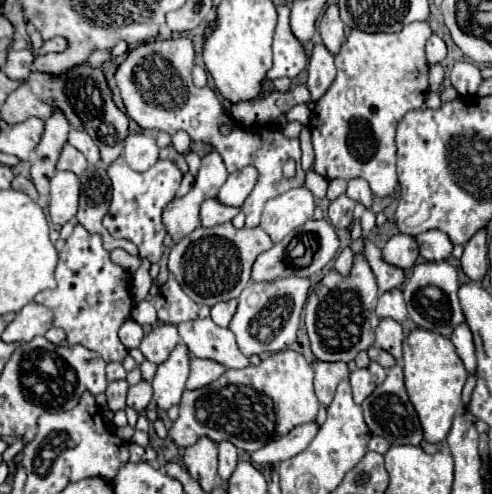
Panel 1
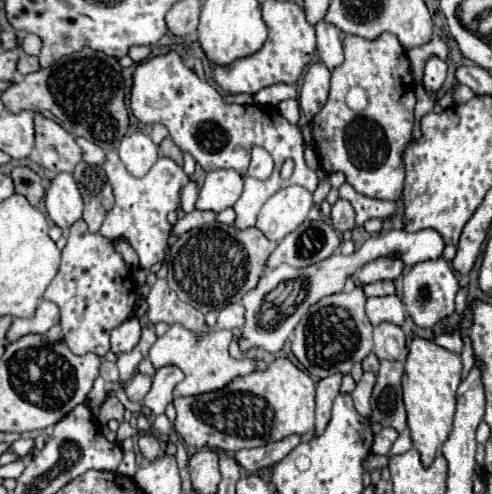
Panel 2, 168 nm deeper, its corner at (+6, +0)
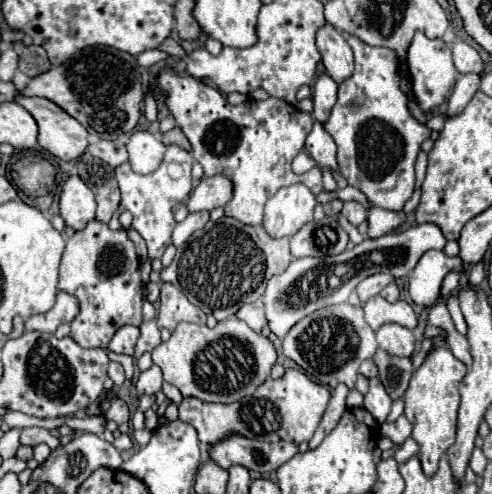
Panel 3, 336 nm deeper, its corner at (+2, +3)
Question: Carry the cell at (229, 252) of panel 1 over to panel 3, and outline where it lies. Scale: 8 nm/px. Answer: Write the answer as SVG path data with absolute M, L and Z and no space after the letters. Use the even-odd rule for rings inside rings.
M225 216L217 222L207 222L205 228L197 230L183 246L179 246L173 262L163 268L159 276L163 282L181 286L187 300L205 314L225 320L243 304L261 298L267 280L285 272L291 260L289 238L275 240L263 226L247 226Z

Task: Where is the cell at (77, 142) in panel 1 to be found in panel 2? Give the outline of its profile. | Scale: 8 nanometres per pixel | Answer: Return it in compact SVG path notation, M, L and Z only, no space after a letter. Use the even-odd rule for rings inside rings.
M77 137L75 139L77 145L83 149L83 161L89 163L89 165L101 165L105 161L105 151L101 147L97 147L95 143L83 139L83 137Z

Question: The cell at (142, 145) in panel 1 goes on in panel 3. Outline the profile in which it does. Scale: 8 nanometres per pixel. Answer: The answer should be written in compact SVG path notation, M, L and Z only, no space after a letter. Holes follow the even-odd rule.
M145 130L131 134L127 150L129 150L129 164L137 174L155 172L165 156L165 144L157 136Z

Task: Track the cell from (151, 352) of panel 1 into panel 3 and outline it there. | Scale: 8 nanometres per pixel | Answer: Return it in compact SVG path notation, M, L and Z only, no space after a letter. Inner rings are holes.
M153 320L143 322L139 326L139 330L141 330L141 336L139 336L137 346L135 346L135 358L139 358L143 352L151 352L155 346L161 344L161 332Z

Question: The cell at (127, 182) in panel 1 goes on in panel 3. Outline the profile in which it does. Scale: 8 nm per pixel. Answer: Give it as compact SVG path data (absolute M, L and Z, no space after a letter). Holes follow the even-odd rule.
M171 144L171 146L167 146L167 154L165 154L163 164L153 174L147 174L147 176L135 174L129 164L121 164L119 168L115 168L119 190L121 190L121 202L109 222L109 228L121 230L119 216L123 212L131 212L133 214L131 228L137 230L145 238L147 248L149 248L149 258L161 258L165 248L171 244L171 232L175 228L173 206L177 206L179 202L185 202L191 188L193 188L191 166L193 166L191 152L183 150L181 146Z

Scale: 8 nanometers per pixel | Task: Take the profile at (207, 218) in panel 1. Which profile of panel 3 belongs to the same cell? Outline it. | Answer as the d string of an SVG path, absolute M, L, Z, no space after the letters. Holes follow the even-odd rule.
M209 212L189 214L181 224L175 226L175 230L173 230L173 244L175 244L175 246L181 246L195 230L203 228L207 220L209 220Z

